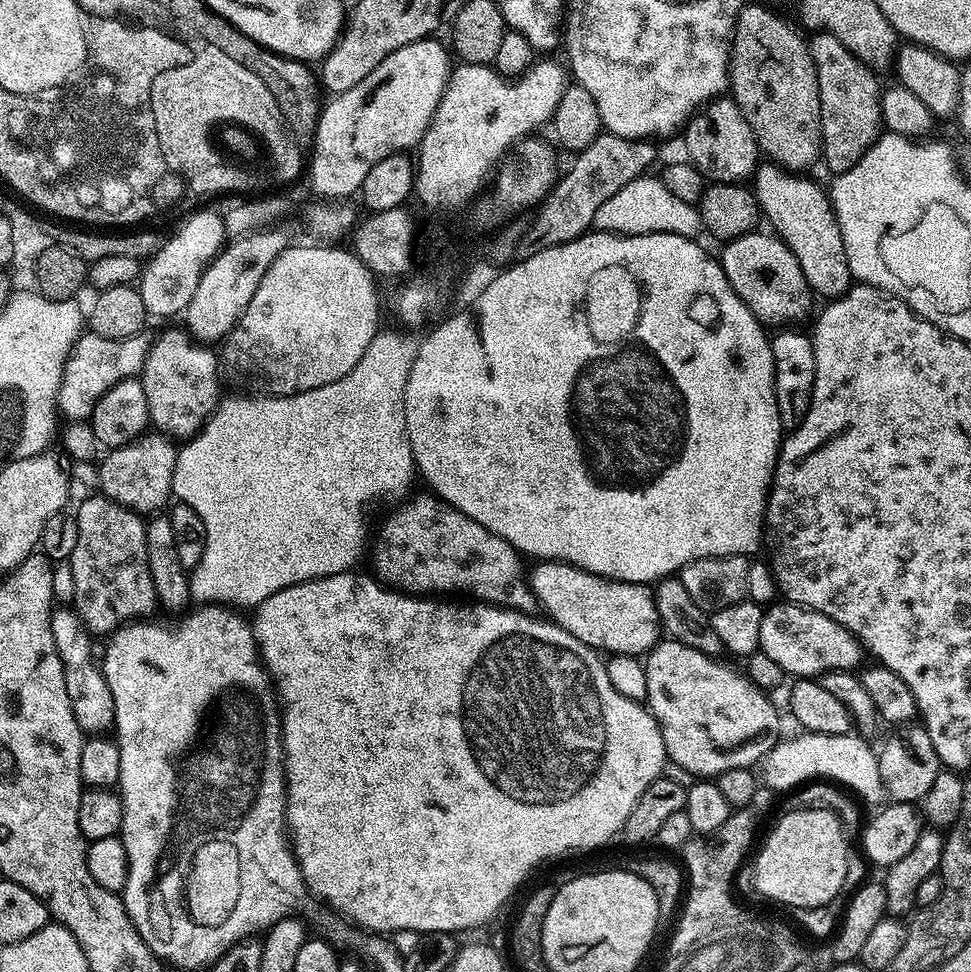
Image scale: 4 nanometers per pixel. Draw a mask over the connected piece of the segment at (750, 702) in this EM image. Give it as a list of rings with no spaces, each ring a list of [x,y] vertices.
[[[671,638],[661,639],[658,643],[647,652],[643,657],[644,669],[646,670],[646,690],[648,698],[647,707],[650,709],[652,717],[658,722],[660,733],[662,734],[662,742],[664,749],[668,755],[668,760],[673,764],[682,766],[684,770],[688,770],[696,778],[715,778],[720,776],[726,770],[734,770],[735,768],[752,768],[759,765],[764,757],[768,755],[773,747],[781,739],[780,734],[780,716],[776,713],[776,708],[772,705],[773,698],[767,691],[759,688],[754,682],[748,679],[743,671],[735,672],[728,664],[723,664],[723,659],[707,656],[698,650],[694,650],[690,646],[686,646],[682,642]]]

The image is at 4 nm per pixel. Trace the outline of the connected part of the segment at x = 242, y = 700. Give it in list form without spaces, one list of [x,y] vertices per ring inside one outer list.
[[[205,604],[193,607],[187,614],[181,615],[177,619],[181,619],[177,624],[129,622],[123,628],[117,628],[111,633],[104,656],[102,652],[102,667],[106,682],[110,686],[110,694],[114,694],[116,711],[114,739],[116,745],[120,747],[118,795],[124,807],[122,826],[118,835],[126,846],[128,880],[136,880],[136,876],[144,880],[144,868],[152,868],[152,860],[160,860],[160,856],[164,856],[164,848],[180,848],[180,852],[172,852],[172,860],[168,860],[168,864],[176,864],[176,868],[184,868],[184,872],[192,872],[188,880],[180,880],[180,888],[188,888],[188,900],[200,900],[200,892],[212,892],[212,888],[216,888],[212,880],[220,880],[220,908],[228,908],[228,912],[236,908],[236,932],[232,932],[232,936],[243,940],[245,936],[256,936],[260,924],[271,926],[278,918],[293,915],[288,904],[292,904],[297,909],[301,907],[302,901],[296,897],[296,876],[302,876],[302,870],[286,835],[288,778],[284,774],[282,705],[274,681],[260,661],[260,649],[253,625],[249,621],[247,624],[239,615],[243,616],[232,606]]]

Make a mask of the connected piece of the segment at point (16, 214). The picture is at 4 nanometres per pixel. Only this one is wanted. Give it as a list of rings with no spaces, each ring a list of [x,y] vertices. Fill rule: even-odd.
[[[10,206],[4,212],[4,218],[10,222],[10,235],[12,235],[13,242],[13,253],[11,258],[14,262],[19,262],[19,260],[28,260],[33,259],[34,254],[38,254],[42,249],[53,247],[55,242],[61,248],[70,249],[74,252],[75,256],[81,258],[82,261],[86,264],[93,264],[98,261],[102,261],[103,258],[110,257],[124,257],[124,258],[134,258],[135,260],[145,261],[151,259],[157,252],[156,250],[156,236],[152,232],[136,232],[140,230],[134,230],[132,234],[126,234],[120,236],[118,234],[110,236],[108,234],[94,234],[92,230],[85,230],[82,228],[77,228],[78,230],[68,230],[66,228],[62,229],[58,234],[58,240],[54,240],[54,234],[51,228],[40,219],[36,218],[34,215],[30,214],[28,211],[18,207]]]

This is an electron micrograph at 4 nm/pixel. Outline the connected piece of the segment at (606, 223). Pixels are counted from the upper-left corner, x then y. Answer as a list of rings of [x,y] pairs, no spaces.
[[[655,175],[637,177],[611,195],[594,213],[592,228],[598,232],[612,232],[615,236],[645,236],[646,234],[678,234],[696,240],[705,231],[700,209],[690,202],[682,202],[670,194]]]

